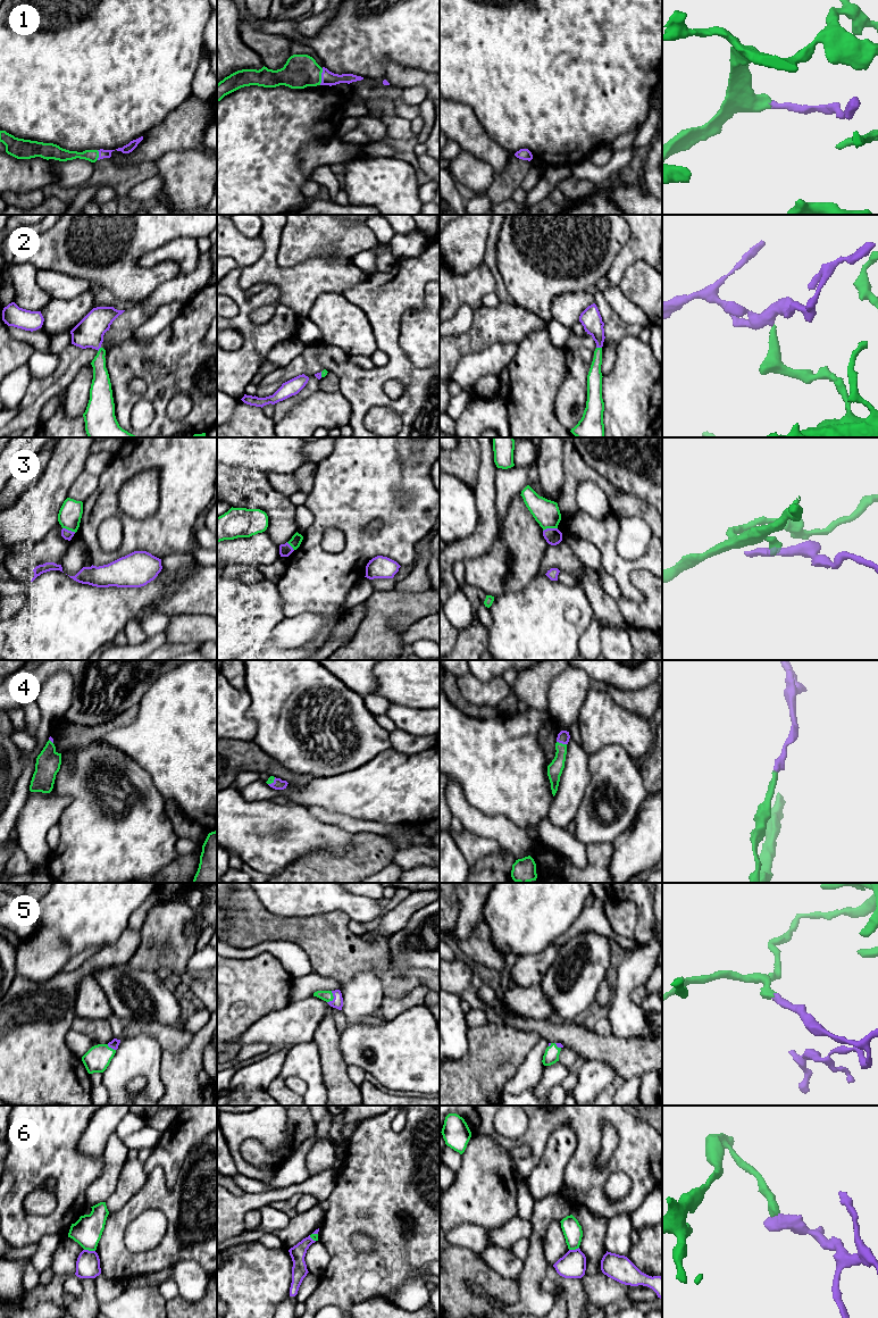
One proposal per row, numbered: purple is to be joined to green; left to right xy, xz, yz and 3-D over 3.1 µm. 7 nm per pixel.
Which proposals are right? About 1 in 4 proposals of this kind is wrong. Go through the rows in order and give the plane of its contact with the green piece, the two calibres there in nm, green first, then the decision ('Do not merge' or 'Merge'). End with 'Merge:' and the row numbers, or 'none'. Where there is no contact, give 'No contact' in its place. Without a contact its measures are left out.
1: Touches green in xz. Thickness 240 nm (green) against 100 nm. Merge
2: Touches green in yz. Thickness 110 nm (green) against 150 nm. Merge
3: Touches green in yz. Thickness 180 nm (green) against 120 nm. Merge
4: Touches green in yz. Thickness 110 nm (green) against 90 nm. Merge
5: Touches green in xz. Thickness 80 nm (green) against 80 nm. Merge
6: Touches green in xy. Thickness 200 nm (green) against 180 nm. Do not merge
Merge: 1, 2, 3, 4, 5

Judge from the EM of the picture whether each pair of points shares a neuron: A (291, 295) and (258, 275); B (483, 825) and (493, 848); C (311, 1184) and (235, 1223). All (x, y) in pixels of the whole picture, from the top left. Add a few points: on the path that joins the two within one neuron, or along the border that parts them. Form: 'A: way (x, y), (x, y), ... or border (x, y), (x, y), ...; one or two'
A: way (285, 286), (274, 275), (267, 275); one
B: border (463, 828), (477, 835), (494, 839), (501, 847); two
C: way (291, 1190), (250, 1202); one

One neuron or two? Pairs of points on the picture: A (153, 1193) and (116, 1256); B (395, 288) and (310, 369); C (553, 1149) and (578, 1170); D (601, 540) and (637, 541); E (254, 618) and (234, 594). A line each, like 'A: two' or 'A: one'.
A: one
B: two
C: two
D: two
E: one

